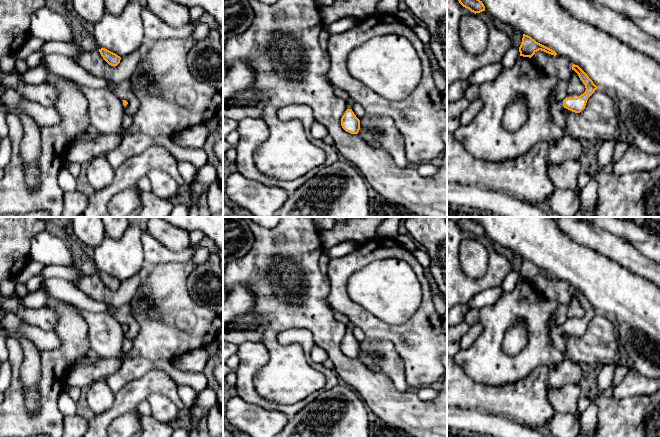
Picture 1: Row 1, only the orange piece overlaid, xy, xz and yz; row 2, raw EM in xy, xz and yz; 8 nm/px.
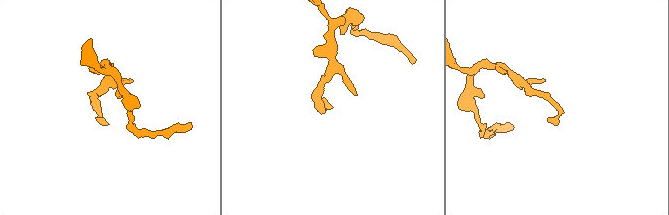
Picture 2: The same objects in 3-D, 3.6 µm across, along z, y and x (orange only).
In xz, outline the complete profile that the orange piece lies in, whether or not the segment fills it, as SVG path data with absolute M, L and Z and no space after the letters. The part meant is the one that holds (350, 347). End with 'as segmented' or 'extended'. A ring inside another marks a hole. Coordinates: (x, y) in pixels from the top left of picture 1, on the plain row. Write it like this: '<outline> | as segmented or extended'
M351 322L346 325L346 335L341 342L341 350L346 356L358 358L360 354L360 344L352 335L353 328L354 325Z | extended

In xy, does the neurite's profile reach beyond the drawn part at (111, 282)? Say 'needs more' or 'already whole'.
already whole

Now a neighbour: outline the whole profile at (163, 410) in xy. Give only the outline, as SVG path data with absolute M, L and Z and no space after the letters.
M151 394L147 398L151 406L151 417L162 423L172 423L178 418L178 407L167 397L161 394Z

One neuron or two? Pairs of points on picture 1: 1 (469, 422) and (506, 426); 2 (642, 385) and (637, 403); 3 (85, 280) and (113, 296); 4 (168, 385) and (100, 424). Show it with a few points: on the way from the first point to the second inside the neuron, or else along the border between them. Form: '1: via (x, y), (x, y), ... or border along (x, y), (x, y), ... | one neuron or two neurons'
1: via (478, 423), (497, 426) | one neuron
2: border along (649, 394), (636, 394), (616, 399) | two neurons
3: via (92, 286), (106, 295) | one neuron
4: via (151, 385), (146, 385), (135, 391), (117, 409) | one neuron

